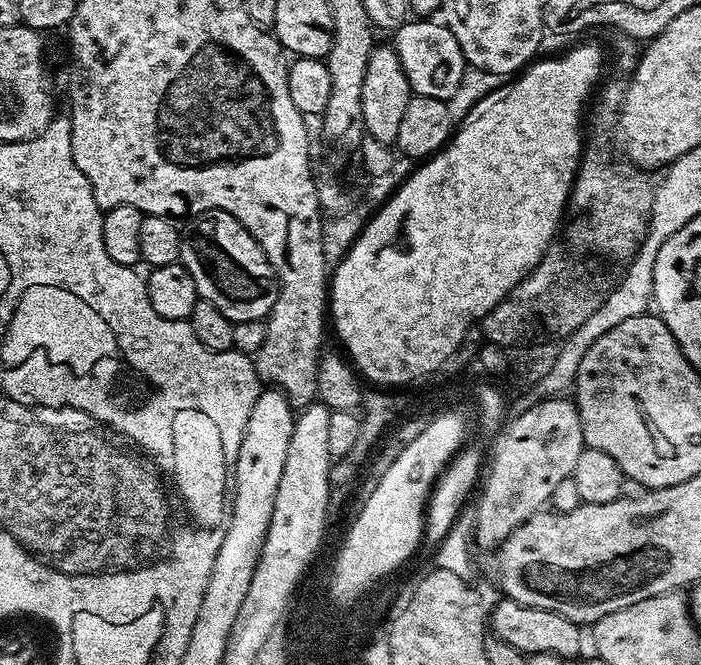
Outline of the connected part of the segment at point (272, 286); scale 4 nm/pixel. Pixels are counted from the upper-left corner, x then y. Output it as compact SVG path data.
M210 210L191 217L180 234L179 263L194 278L196 295L226 314L233 324L262 320L272 312L280 293L280 282L274 266L266 258L262 246L226 210Z

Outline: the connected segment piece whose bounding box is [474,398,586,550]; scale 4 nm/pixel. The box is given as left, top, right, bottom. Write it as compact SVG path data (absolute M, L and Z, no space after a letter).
M571 399L543 400L530 406L530 410L515 413L495 441L482 480L484 493L480 500L475 501L475 547L499 549L515 528L541 511L551 501L555 488L571 477L574 466L578 463L578 454L582 454L584 447L582 424Z

